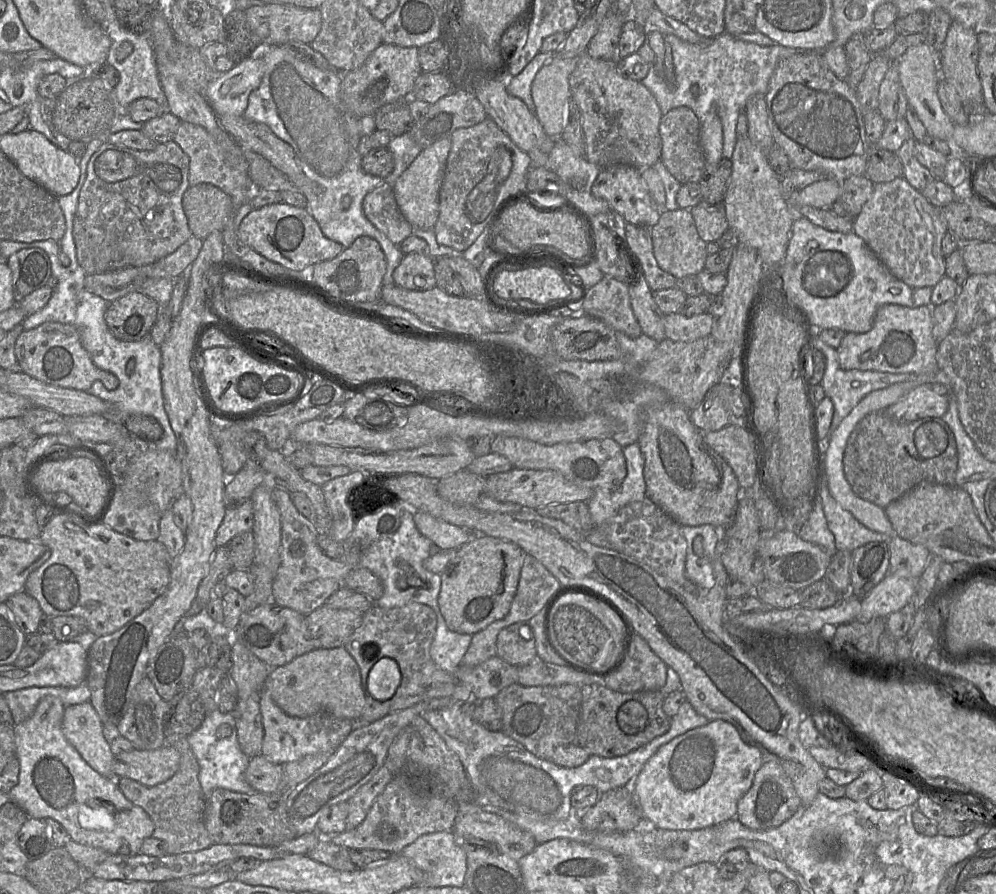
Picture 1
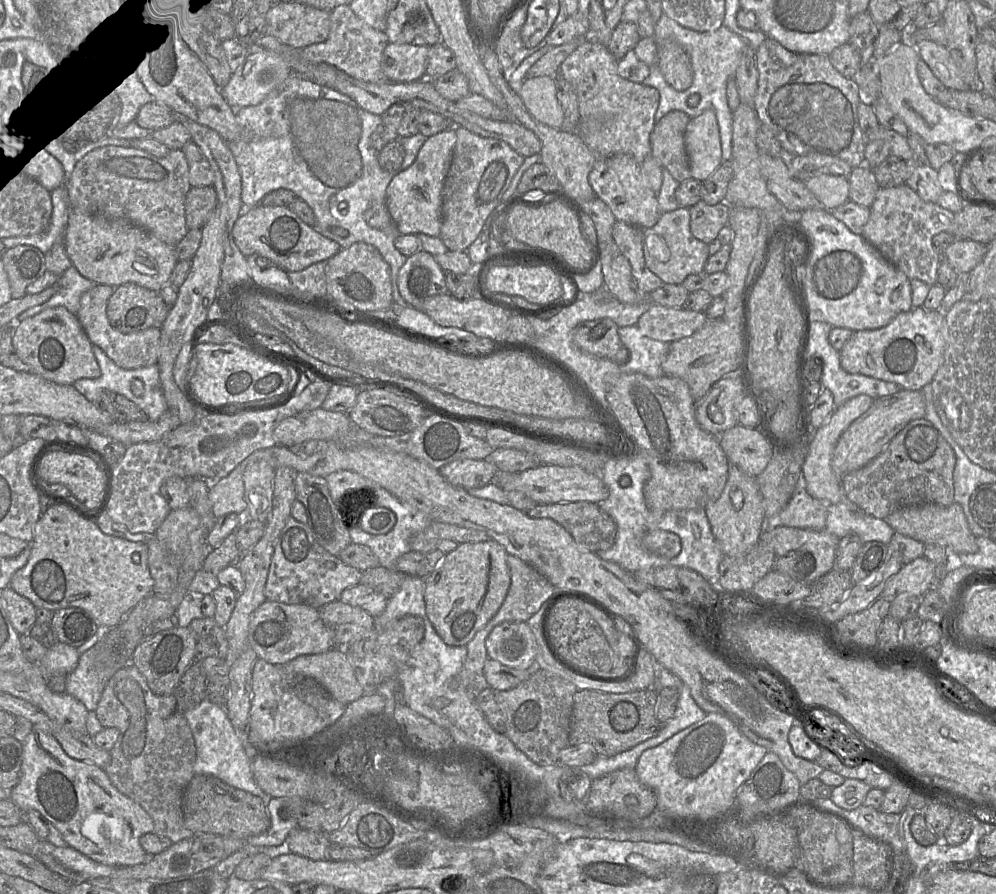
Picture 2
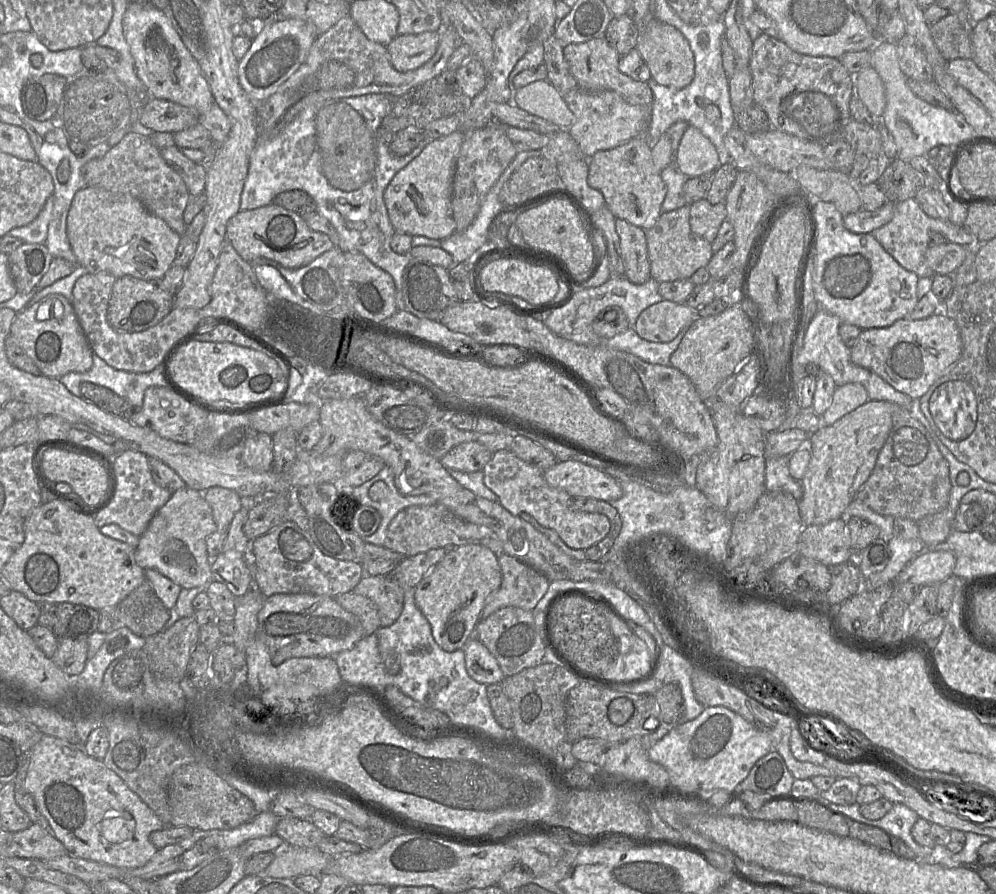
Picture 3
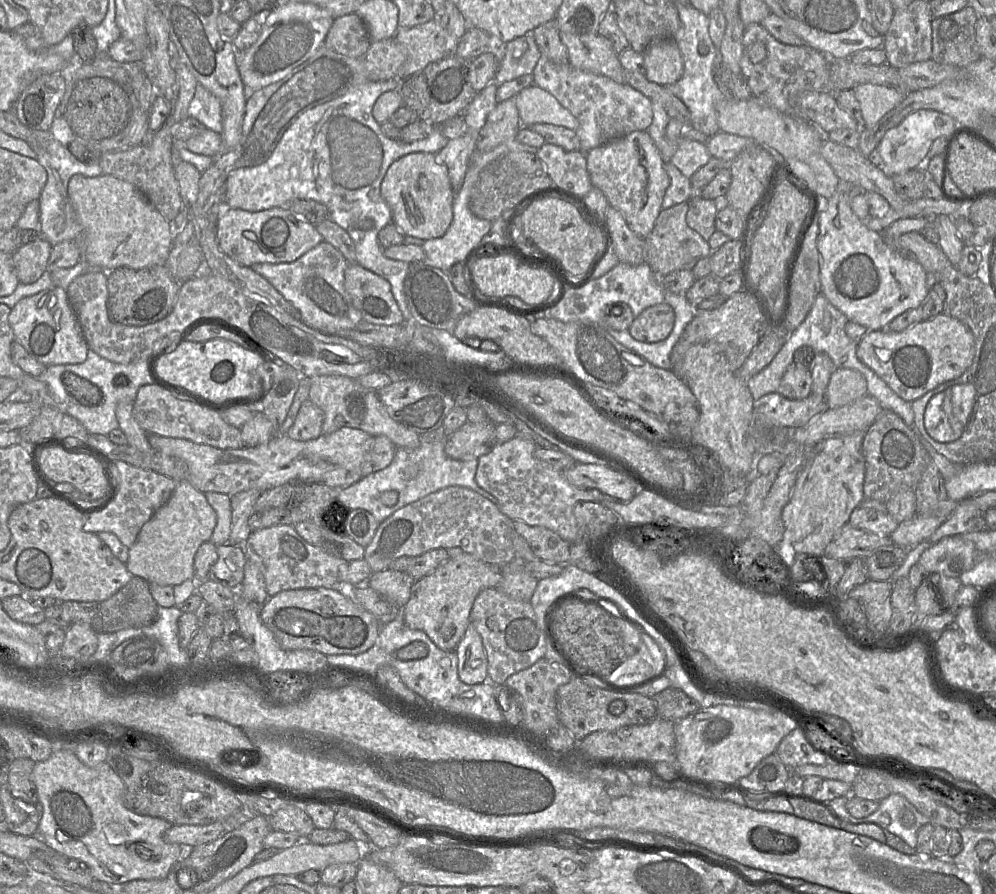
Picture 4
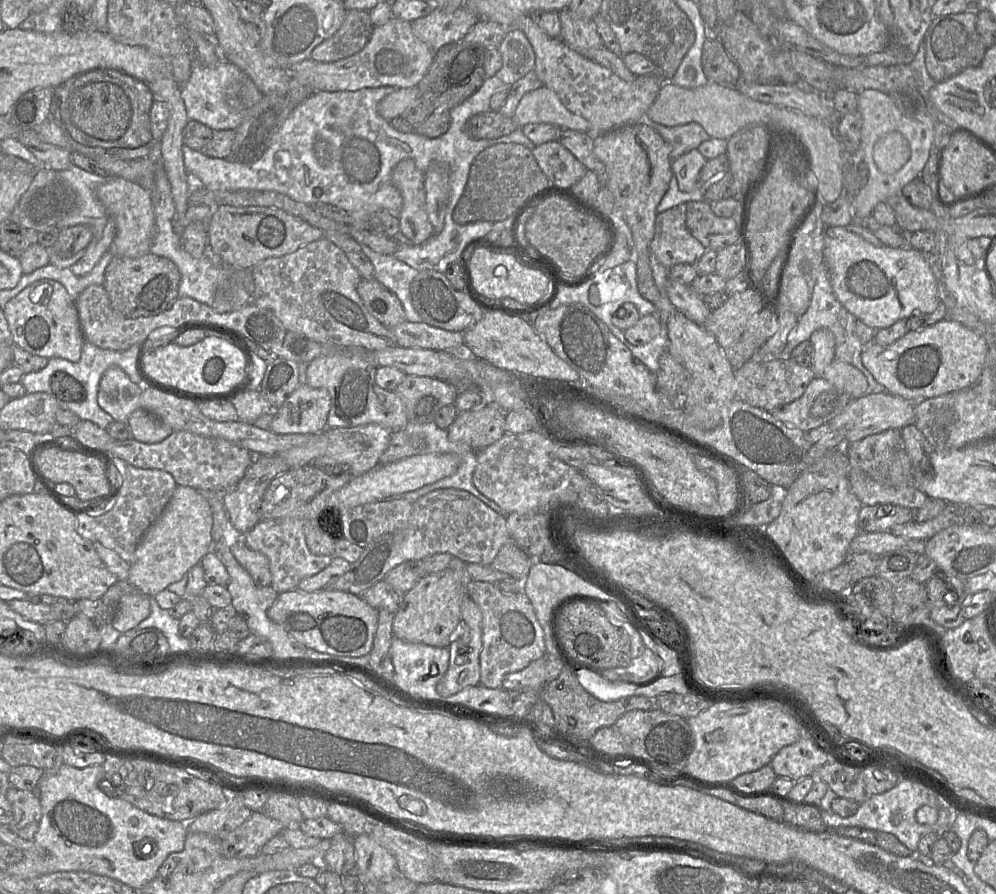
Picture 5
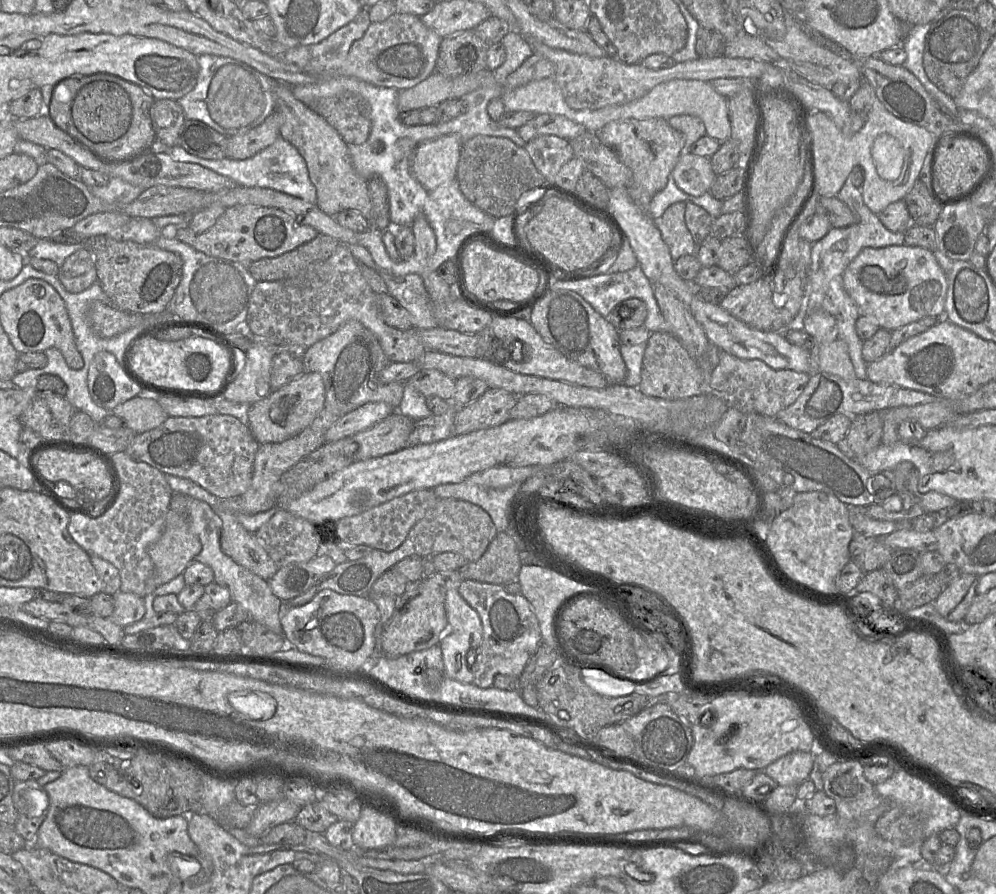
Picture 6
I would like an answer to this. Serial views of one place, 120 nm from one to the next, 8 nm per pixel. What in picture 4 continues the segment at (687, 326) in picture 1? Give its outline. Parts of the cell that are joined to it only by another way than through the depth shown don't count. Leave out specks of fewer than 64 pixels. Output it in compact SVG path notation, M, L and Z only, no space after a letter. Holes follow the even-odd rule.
M661 303L645 309L635 317L628 331L637 341L656 343L670 335L674 322L675 314L672 307L667 303Z

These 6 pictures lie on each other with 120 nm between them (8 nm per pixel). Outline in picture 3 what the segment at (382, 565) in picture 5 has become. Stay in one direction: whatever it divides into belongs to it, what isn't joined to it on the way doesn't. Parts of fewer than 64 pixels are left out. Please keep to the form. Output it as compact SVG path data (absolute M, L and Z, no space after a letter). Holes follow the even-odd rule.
M440 503L427 506L410 506L400 511L390 522L383 547L404 557L425 553L431 549L467 544L489 548L498 558L504 554L498 535L486 526L463 520Z

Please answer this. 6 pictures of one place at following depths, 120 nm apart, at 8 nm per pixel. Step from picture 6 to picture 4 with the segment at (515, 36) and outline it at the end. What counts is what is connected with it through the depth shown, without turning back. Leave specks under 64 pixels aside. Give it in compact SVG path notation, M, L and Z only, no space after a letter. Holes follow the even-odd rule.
M532 33L519 36L505 44L496 44L498 69L494 82L497 86L519 76L531 74L540 52Z

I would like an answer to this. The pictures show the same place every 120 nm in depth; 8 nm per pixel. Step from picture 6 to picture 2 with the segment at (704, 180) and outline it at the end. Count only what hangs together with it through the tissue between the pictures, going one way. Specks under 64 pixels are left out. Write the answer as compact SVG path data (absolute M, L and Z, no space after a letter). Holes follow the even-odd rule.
M705 109L699 116L690 119L684 134L691 178L703 182L722 163L721 141L717 117L712 109Z

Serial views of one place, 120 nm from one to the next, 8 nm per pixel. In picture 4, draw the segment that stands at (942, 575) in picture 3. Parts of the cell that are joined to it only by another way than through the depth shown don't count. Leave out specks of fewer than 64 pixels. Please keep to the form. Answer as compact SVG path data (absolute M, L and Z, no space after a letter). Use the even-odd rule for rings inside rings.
M953 535L941 539L926 549L918 563L928 573L959 578L970 570L978 560L974 543L963 535Z

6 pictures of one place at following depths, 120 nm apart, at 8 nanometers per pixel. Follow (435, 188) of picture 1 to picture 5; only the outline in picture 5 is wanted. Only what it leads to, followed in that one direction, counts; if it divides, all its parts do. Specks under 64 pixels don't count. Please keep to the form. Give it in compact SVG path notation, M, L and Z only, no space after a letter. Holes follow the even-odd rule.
M410 158L398 162L391 174L391 182L403 198L398 214L400 232L414 245L422 244L434 234L425 207L424 176Z

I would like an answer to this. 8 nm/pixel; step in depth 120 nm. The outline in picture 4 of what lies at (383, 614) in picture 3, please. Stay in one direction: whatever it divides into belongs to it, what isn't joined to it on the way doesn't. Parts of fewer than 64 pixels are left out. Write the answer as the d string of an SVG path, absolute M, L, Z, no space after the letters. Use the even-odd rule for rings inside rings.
M392 569L372 573L366 581L373 590L387 597L399 607L404 607L411 595L415 580L405 572Z

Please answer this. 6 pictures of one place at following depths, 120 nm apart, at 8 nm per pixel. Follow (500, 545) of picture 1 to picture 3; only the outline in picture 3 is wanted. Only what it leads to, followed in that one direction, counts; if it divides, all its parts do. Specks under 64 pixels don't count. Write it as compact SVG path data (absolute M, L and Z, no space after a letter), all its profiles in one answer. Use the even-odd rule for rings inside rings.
M476 544L447 551L422 578L414 588L415 604L429 622L432 636L442 650L453 652L465 646L481 621L486 599L498 590L501 581L498 557L489 548Z

